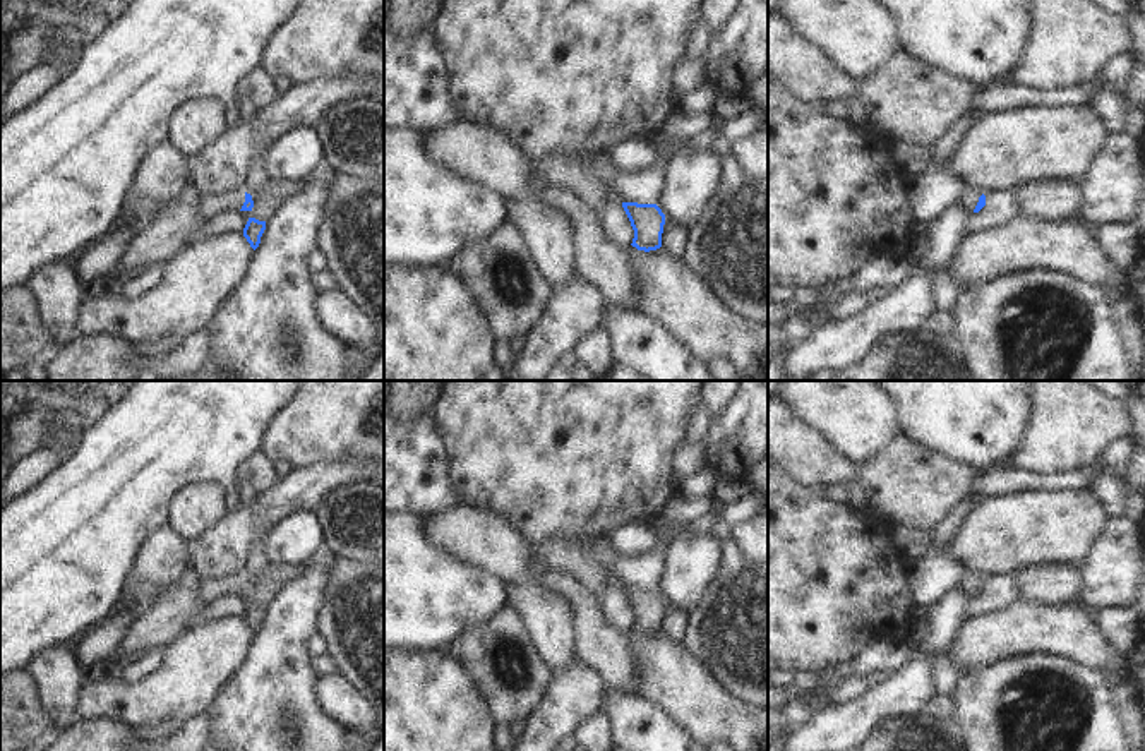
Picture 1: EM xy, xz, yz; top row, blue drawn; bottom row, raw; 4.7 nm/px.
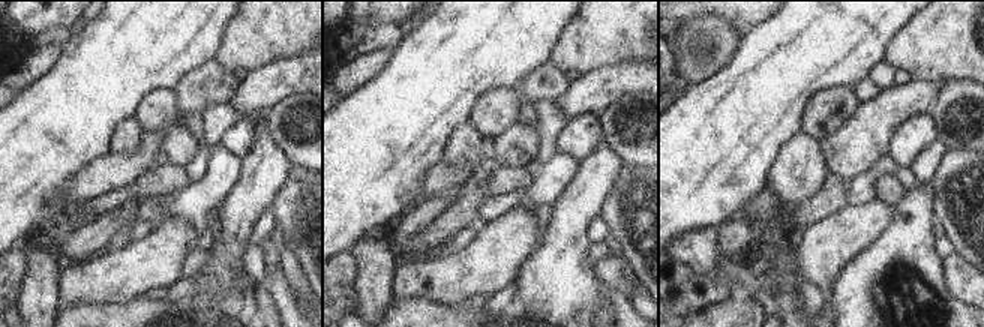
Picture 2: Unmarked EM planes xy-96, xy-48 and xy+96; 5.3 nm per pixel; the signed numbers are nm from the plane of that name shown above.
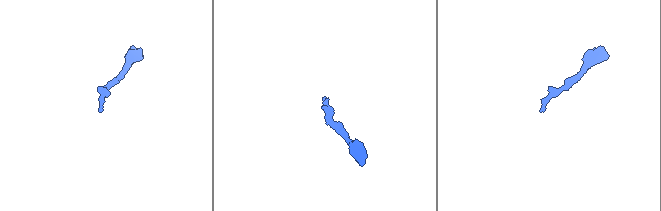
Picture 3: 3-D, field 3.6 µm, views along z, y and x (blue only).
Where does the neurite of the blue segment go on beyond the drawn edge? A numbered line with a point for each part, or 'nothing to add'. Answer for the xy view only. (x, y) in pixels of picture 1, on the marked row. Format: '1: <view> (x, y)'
1: xy (209, 204)

